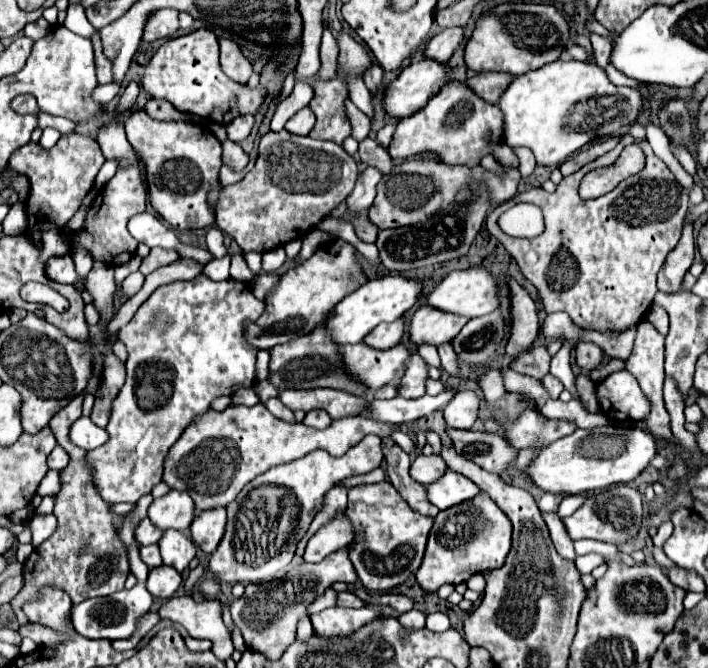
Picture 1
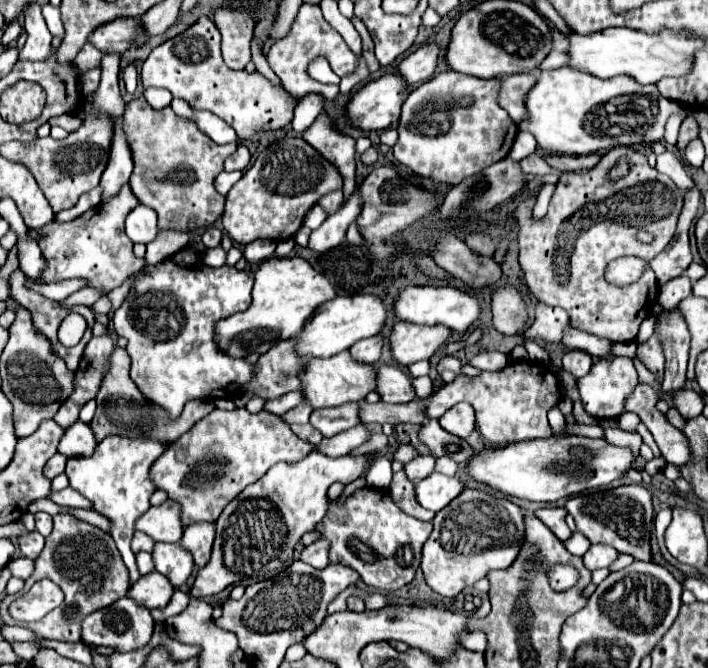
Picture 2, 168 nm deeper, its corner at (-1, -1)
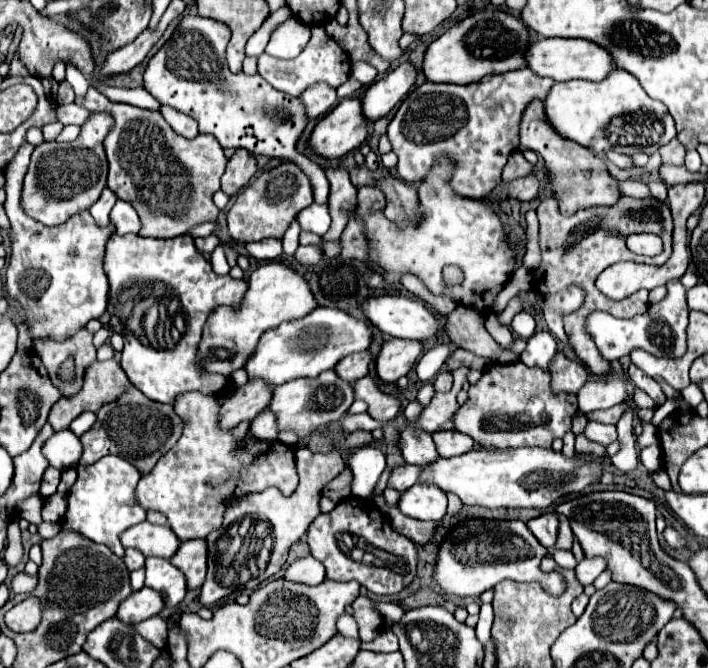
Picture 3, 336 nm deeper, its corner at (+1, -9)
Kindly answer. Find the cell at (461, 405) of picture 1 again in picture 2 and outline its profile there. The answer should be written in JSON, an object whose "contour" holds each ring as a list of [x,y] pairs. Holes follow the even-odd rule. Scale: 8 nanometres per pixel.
{"contour":[[[458,403],[450,411],[440,417],[440,425],[444,431],[466,439],[474,431],[474,409],[468,403]]]}

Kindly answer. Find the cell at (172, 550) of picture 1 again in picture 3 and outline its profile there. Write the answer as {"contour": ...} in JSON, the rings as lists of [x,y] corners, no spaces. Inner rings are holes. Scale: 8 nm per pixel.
{"contour":[[[162,557],[146,559],[146,585],[154,591],[160,591],[168,607],[176,607],[186,595],[184,573]]]}

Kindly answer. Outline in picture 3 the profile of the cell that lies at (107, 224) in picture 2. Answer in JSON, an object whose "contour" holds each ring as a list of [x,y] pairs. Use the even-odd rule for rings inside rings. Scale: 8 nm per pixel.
{"contour":[[[26,143],[20,149],[20,155],[16,155],[16,163],[12,163],[6,173],[4,209],[12,225],[12,257],[6,271],[6,293],[24,307],[26,323],[30,325],[34,339],[66,339],[90,319],[100,317],[108,307],[110,285],[104,273],[104,251],[108,239],[116,233],[116,227],[112,223],[98,227],[88,211],[74,215],[68,223],[56,227],[46,227],[28,217],[20,205],[20,193],[32,151],[34,147]]]}

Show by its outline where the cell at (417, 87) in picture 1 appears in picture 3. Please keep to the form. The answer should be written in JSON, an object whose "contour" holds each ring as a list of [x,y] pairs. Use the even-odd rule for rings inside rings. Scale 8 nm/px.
{"contour":[[[360,99],[340,101],[312,131],[308,147],[328,159],[338,159],[366,143],[372,121],[366,119]]]}

